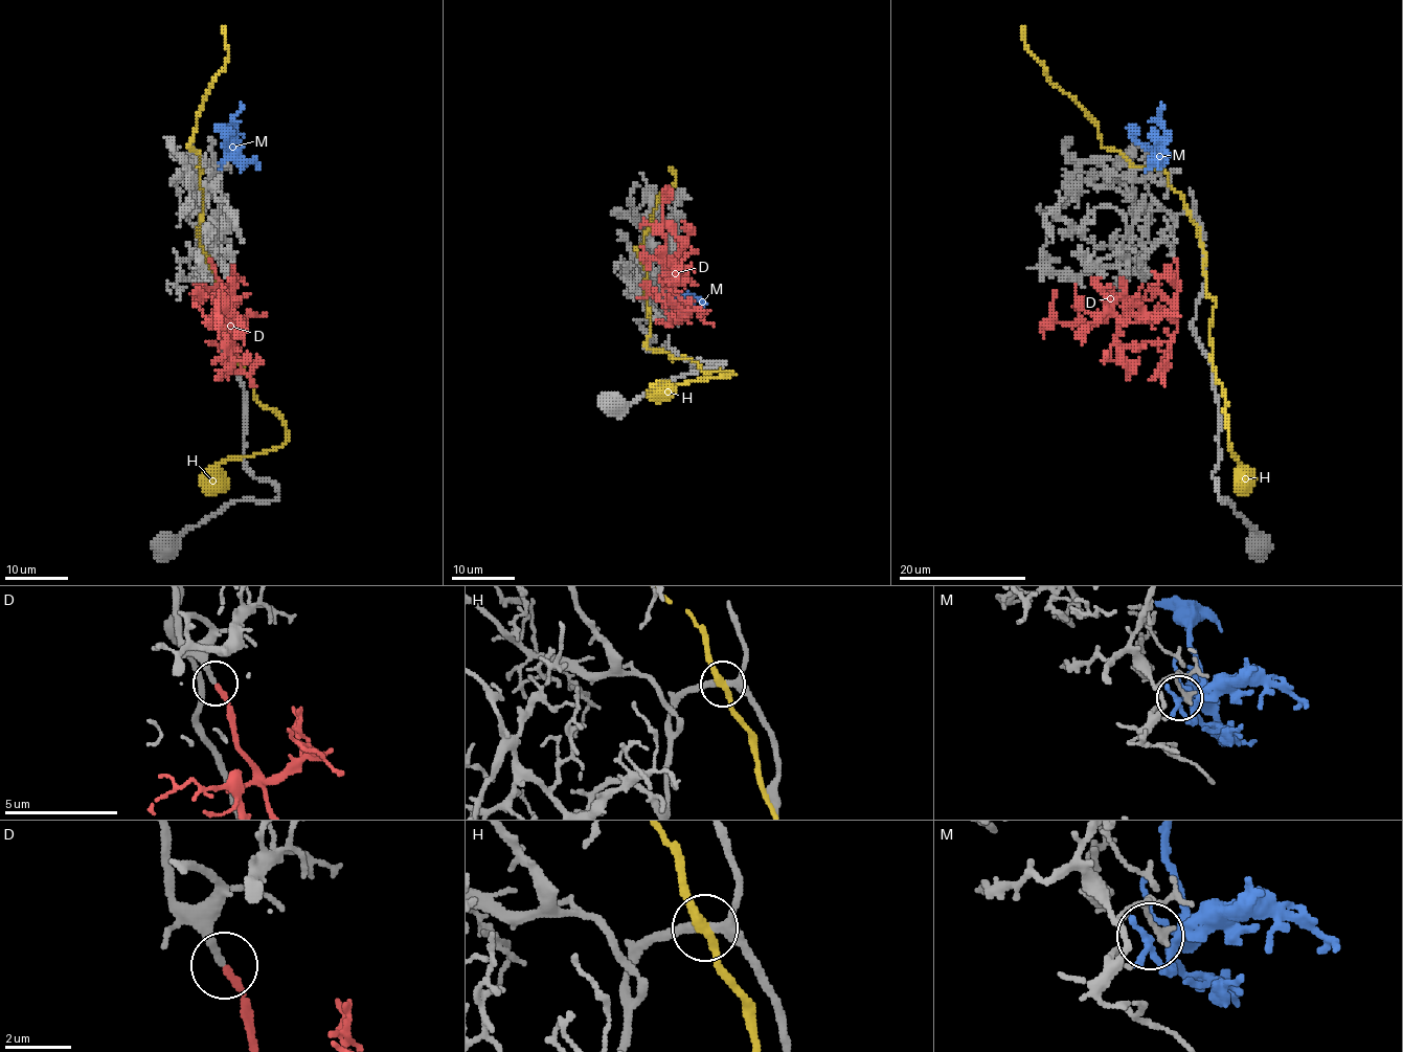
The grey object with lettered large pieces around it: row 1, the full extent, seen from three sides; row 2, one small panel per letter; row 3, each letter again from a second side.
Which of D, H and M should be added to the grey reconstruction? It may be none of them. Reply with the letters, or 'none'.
D

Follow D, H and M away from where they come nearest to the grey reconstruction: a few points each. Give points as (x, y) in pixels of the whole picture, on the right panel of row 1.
D: (1175, 260), (1178, 294), (1167, 313), (1143, 316), (1108, 313), (1090, 326), (1060, 322), (1051, 313), (1056, 291)
H: (1189, 213), (1205, 252), (1206, 293), (1215, 303), (1209, 342), (1225, 399), (1228, 446), (1245, 495)
M: (1157, 160), (1161, 157), (1160, 148), (1167, 139), (1167, 130), (1160, 122), (1161, 103)

